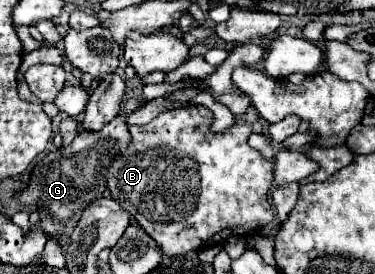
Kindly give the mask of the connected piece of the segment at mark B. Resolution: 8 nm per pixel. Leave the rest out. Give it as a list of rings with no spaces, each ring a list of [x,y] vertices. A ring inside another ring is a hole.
[[[190,106],[160,112],[144,126],[130,126],[132,142],[124,152],[118,152],[106,172],[106,188],[110,196],[130,212],[130,216],[160,244],[166,256],[180,256],[200,250],[208,244],[218,244],[228,236],[248,236],[274,222],[274,206],[268,200],[272,186],[272,162],[264,160],[248,146],[252,126],[236,122],[228,130],[212,132],[214,114],[204,106]]]

